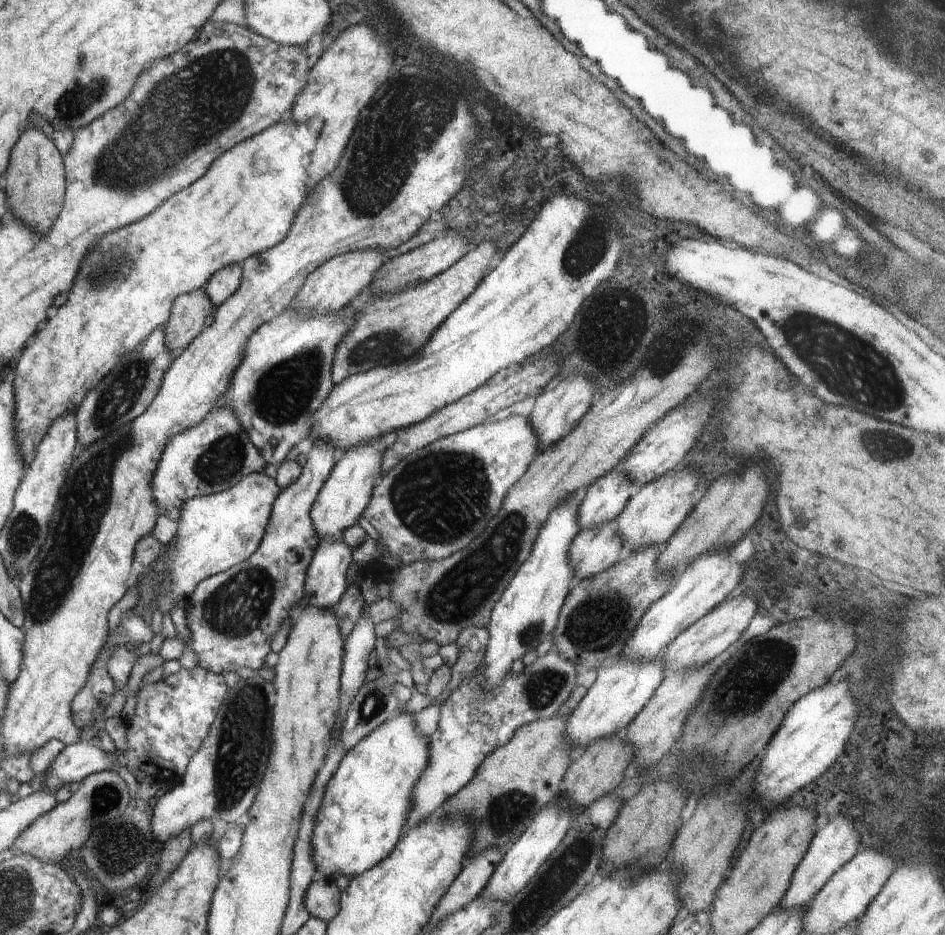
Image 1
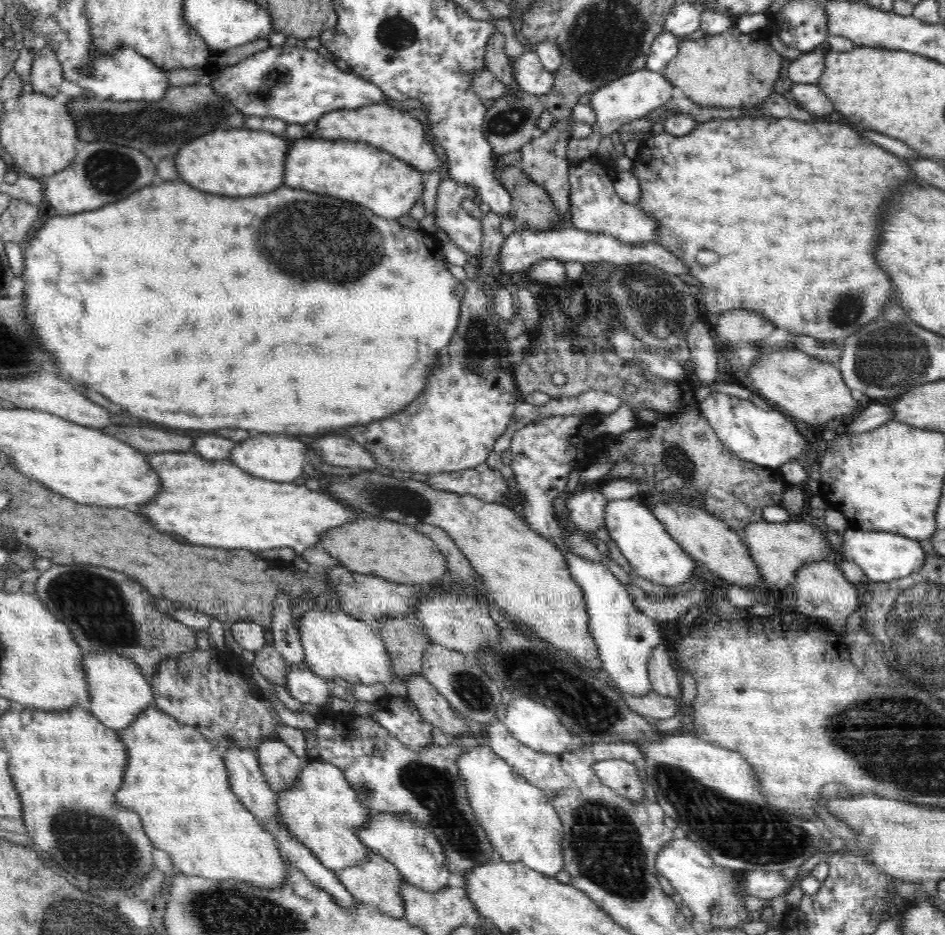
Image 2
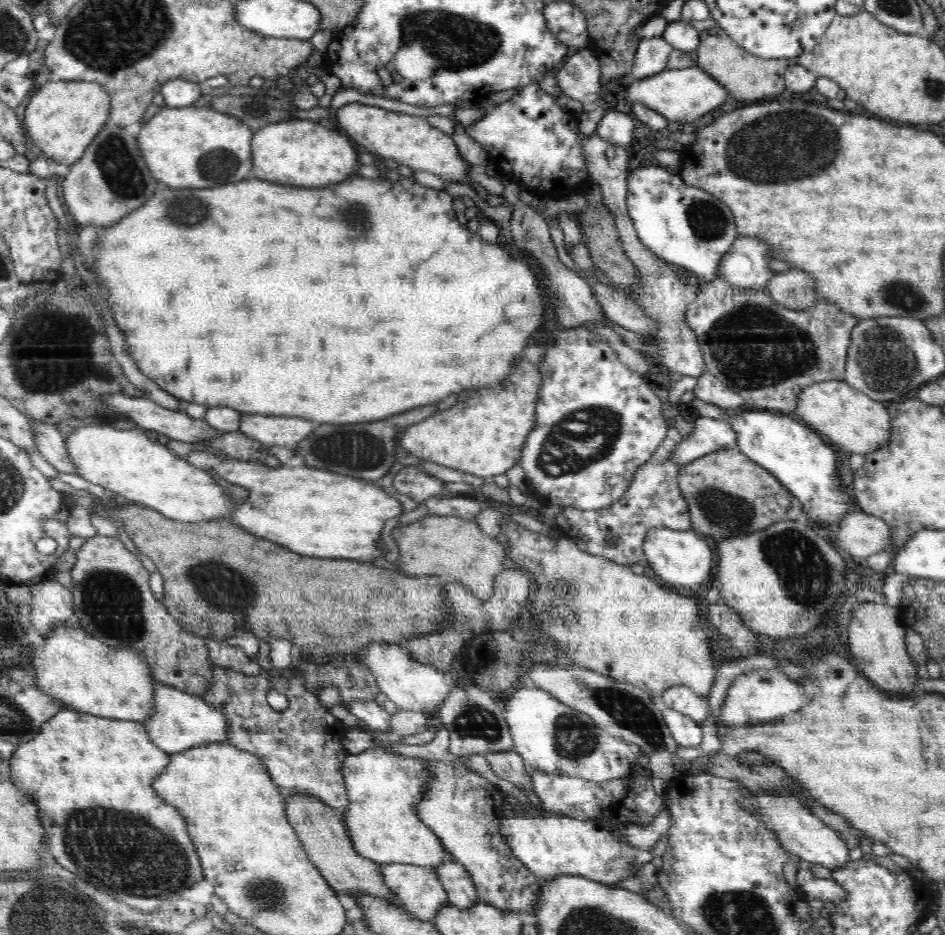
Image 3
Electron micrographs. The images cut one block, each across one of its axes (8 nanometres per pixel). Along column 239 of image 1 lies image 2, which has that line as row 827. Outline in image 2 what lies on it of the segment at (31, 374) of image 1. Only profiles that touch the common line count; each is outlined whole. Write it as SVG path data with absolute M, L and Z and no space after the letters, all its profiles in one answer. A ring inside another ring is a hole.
M155 706L144 708L128 728L118 731L118 735L128 751L128 766L124 770L124 784L120 792L116 792L116 800L122 807L140 815L148 839L154 848L164 849L172 856L177 872L212 880L238 879L260 888L284 886L288 878L287 860L281 855L275 837L231 791L223 759L224 747L210 744L196 727L180 724Z

